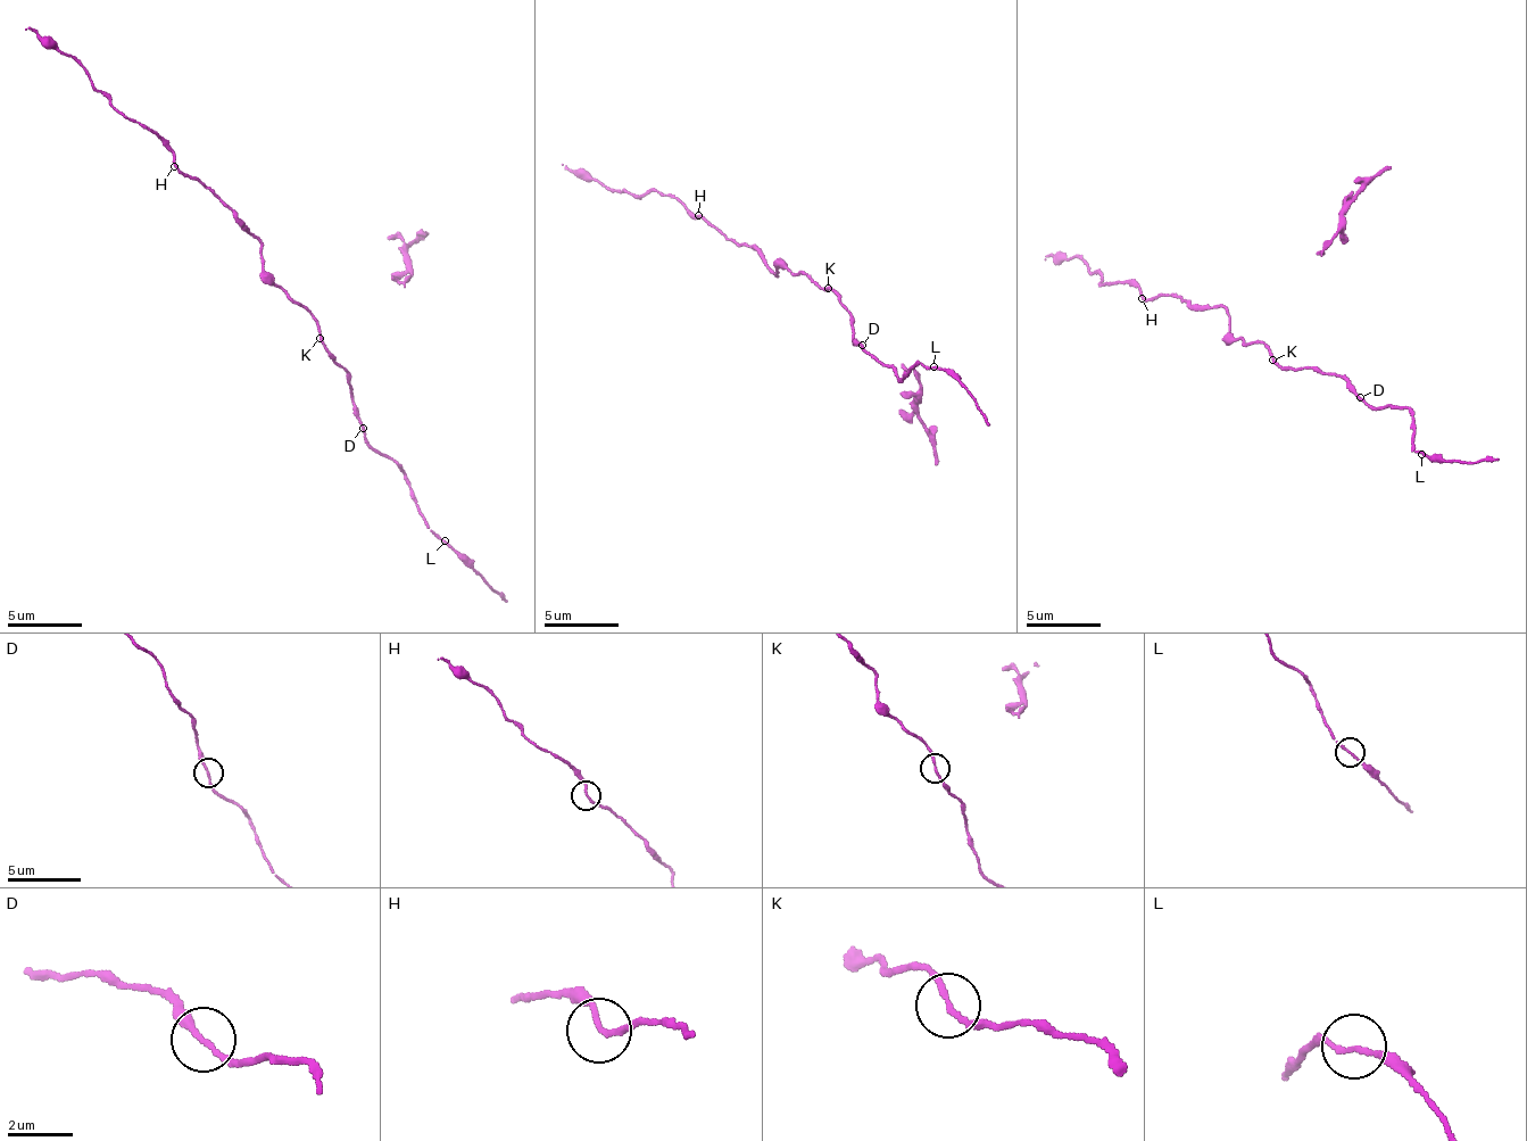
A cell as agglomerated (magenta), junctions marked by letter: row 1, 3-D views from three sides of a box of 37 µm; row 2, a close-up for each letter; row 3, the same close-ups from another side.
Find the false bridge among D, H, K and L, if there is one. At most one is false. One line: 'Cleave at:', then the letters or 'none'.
Cleave at: none

